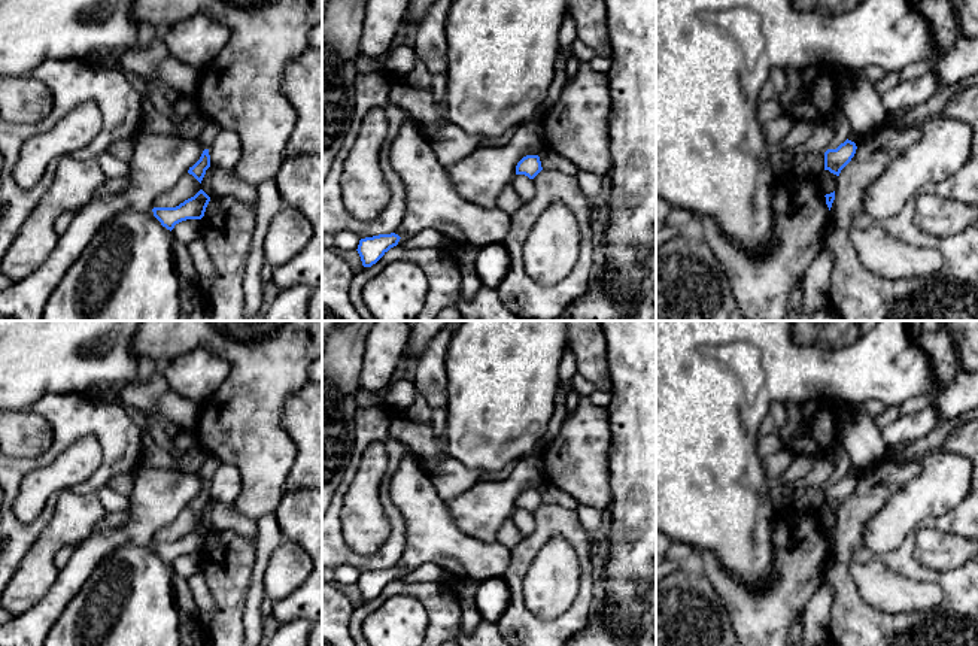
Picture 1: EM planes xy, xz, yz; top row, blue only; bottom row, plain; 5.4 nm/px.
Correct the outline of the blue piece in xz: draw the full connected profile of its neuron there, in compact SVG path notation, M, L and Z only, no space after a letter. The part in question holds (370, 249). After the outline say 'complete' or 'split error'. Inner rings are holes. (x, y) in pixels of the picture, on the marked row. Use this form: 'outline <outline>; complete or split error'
outline M395 233L361 239L356 251L362 266L371 267L376 264L391 248L398 245L400 239Z; complete

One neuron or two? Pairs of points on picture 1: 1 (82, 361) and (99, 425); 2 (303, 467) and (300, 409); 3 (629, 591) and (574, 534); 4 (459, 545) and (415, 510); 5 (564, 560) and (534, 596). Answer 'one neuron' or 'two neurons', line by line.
1: two neurons
2: one neuron
3: two neurons
4: one neuron
5: one neuron

